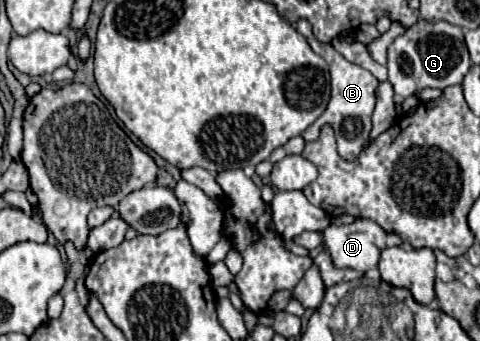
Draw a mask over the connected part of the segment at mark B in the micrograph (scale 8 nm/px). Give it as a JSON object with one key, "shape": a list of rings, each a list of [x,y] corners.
{"shape":[[[299,20],[297,22],[297,32],[307,38],[307,42],[311,44],[311,48],[319,56],[325,58],[325,62],[329,64],[329,70],[331,70],[331,98],[329,98],[329,104],[327,104],[325,112],[301,136],[307,142],[317,140],[321,126],[323,124],[331,124],[333,130],[335,130],[339,156],[343,160],[355,160],[361,154],[361,150],[363,150],[363,146],[365,146],[365,142],[367,142],[367,138],[371,134],[371,112],[375,108],[375,90],[377,90],[377,84],[379,82],[377,82],[377,78],[369,70],[365,70],[365,68],[361,68],[357,64],[347,62],[331,44],[321,44],[313,36],[311,24],[307,20]]]}

